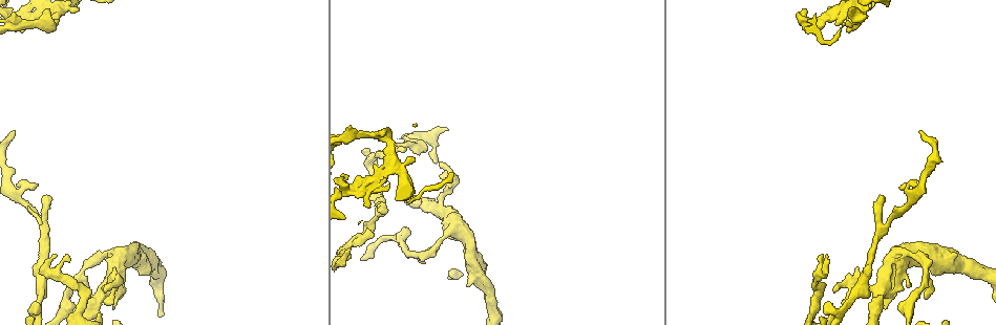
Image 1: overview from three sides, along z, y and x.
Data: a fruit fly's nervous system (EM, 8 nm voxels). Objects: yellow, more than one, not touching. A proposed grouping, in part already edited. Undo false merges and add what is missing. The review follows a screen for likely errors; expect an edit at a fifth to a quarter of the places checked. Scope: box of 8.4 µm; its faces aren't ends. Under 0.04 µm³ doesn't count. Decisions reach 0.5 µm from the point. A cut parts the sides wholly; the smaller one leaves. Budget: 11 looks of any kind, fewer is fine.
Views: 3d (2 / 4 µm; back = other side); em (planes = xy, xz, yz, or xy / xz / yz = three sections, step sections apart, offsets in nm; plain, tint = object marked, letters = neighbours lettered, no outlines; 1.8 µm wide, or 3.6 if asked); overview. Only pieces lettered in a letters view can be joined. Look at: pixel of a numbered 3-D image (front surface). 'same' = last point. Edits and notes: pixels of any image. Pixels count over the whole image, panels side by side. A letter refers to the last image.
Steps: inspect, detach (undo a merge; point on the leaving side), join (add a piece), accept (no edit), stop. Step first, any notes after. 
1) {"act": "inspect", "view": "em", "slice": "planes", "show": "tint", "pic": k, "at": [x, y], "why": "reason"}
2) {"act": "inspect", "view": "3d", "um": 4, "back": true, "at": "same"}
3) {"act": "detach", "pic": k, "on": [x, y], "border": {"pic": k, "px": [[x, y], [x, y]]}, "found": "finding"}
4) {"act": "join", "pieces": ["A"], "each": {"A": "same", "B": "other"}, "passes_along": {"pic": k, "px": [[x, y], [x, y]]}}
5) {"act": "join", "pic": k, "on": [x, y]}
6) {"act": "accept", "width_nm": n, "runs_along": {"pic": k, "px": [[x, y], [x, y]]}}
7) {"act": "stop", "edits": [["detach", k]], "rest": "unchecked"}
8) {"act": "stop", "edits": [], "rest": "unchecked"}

{"act": "inspect", "view": "em", "slice": "planes", "show": "plain", "pic": 1, "at": [402, 152], "why": "free end"}

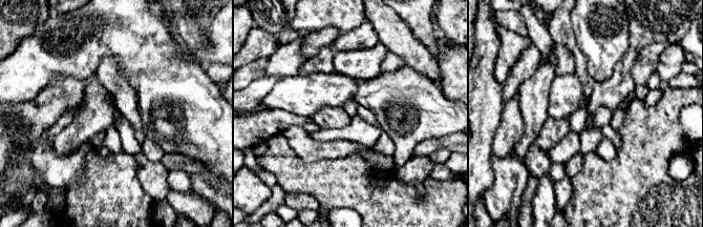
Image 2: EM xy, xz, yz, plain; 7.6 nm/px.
{"act": "inspect", "view": "em", "slice": "planes", "show": "letters", "at": "same"}

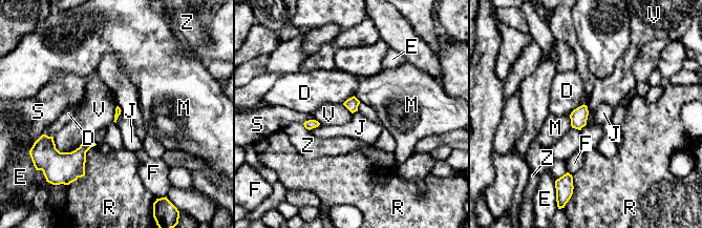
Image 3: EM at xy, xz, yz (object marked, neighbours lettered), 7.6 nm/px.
{"act": "accept", "each": {"D": "other", "E": "other", "F": "other", "J": "other", "M": "other", "R": "other", "S": "other", "V": "other", "Z": "other"}, "border": {"pic": 3, "px": [[52, 137], [55, 146], [66, 152]]}, "found": "none of them fits"}

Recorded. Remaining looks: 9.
{"act": "inspect", "view": "3d", "um": 2, "pic": 1, "at": [44, 197], "why": "an open end"}

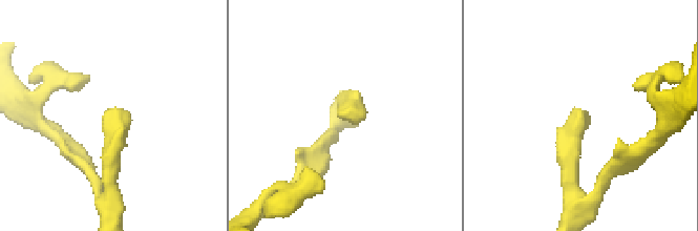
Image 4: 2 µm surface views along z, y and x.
{"act": "inspect", "view": "em", "slice": "planes", "show": "letters", "pic": 4, "at": [345, 114], "why": "need the tissue"}

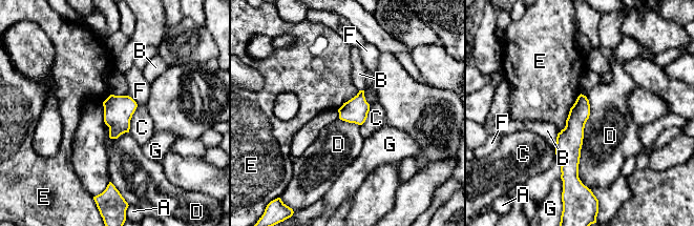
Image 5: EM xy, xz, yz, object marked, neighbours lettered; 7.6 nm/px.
{"act": "accept", "each": {"A": "other", "B": "other", "C": "other", "D": "other", "E": "other", "F": "other", "G": "other"}, "runs_along": {"pic": 5, "px": [[583, 98], [571, 136], [571, 178]]}, "found": "no lettered piece goes on from it"}

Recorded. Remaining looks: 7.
{"act": "inspect", "view": "em", "slice": "planes", "show": "letters", "pic": 1, "at": [348, 248], "why": "thin end"}

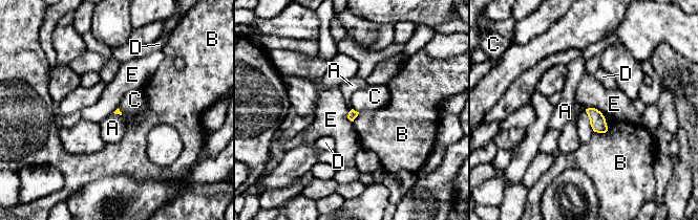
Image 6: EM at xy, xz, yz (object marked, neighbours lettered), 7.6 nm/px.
{"act": "accept", "each": {"A": "other", "B": "other", "C": "other", "D": "other", "E": "other"}, "border": {"pic": 6, "px": [[586, 108], [596, 108], [603, 115]]}, "found": "no lettered piece goes on from it"}

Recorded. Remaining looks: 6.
{"act": "inspect", "view": "em", "slice": "planes", "show": "tint", "pic": 1, "at": [451, 229], "why": "three-way junction"}

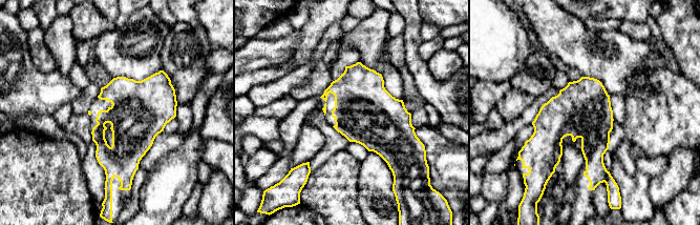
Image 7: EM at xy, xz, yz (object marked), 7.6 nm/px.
{"act": "inspect", "view": "em", "slice": "planes", "show": "letters", "at": "same"}

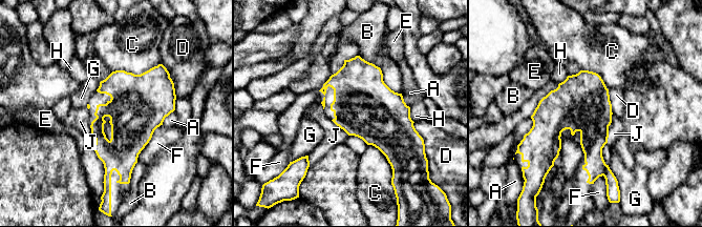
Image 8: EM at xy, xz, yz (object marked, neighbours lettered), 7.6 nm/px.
{"act": "accept", "each": {"A": "other", "B": "other", "C": "other", "D": "other", "E": "other", "F": "other", "G": "other", "H": "other", "J": "other"}, "border": {"pic": 8, "px": [[613, 114], [607, 141]]}, "found": "continuous, no second neuron"}

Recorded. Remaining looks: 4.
{"act": "stop", "edits": [], "rest": "unchecked"}

